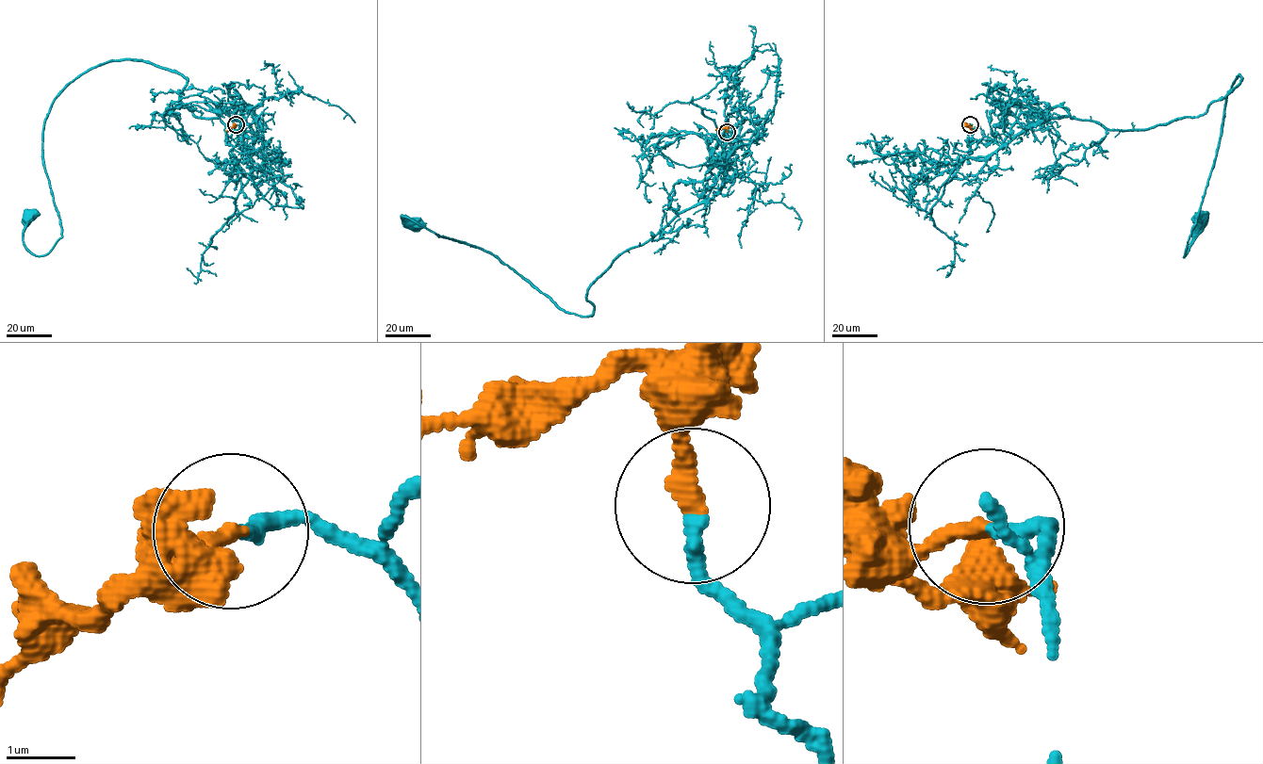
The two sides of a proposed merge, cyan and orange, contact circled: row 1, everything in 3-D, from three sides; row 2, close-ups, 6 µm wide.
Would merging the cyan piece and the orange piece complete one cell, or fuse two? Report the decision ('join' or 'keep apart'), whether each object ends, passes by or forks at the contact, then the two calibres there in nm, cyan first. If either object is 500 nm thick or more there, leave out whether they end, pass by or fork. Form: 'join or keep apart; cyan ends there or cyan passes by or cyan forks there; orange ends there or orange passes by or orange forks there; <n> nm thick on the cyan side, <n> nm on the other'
join; cyan ends there; orange ends there; 240 nm thick on the cyan side, 260 nm on the other

